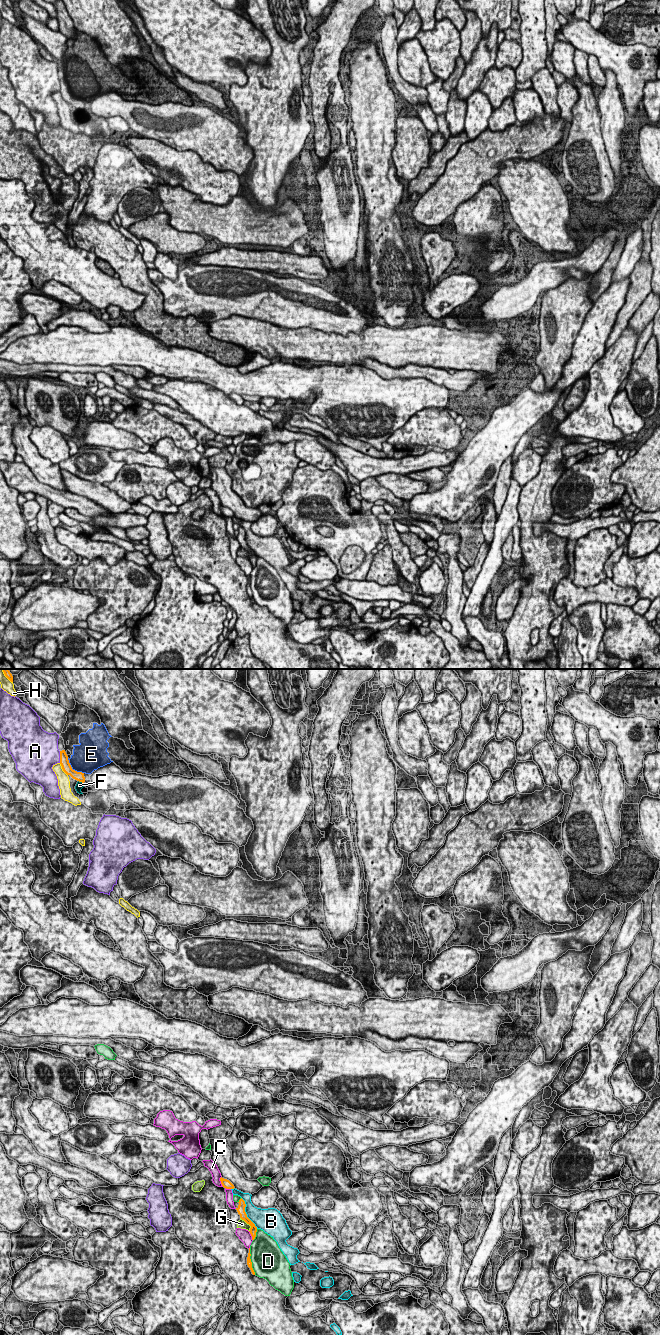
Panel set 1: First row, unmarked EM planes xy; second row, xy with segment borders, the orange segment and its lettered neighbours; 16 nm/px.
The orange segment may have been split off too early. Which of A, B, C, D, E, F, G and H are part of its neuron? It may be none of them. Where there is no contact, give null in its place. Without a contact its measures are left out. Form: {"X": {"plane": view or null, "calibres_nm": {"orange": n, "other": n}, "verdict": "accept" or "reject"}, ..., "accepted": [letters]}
{"A": {"plane": "xy", "calibres_nm": {"orange": 140, "other": 440}, "verdict": "reject"}, "B": {"plane": "xy", "calibres_nm": {"orange": 130, "other": 280}, "verdict": "reject"}, "C": {"plane": "xy", "calibres_nm": {"orange": 140, "other": 140}, "verdict": "reject"}, "D": {"plane": "xy", "calibres_nm": {"orange": 90, "other": 480}, "verdict": "reject"}, "E": {"plane": "xy", "calibres_nm": {"orange": 160, "other": 420}, "verdict": "reject"}, "F": {"plane": "xy", "calibres_nm": {"orange": 160, "other": 120}, "verdict": "reject"}, "G": {"plane": "xy", "calibres_nm": {"orange": 130, "other": 140}, "verdict": "reject"}, "H": {"plane": "xy", "calibres_nm": {"orange": 140, "other": 190}, "verdict": "reject"}, "accepted": []}

